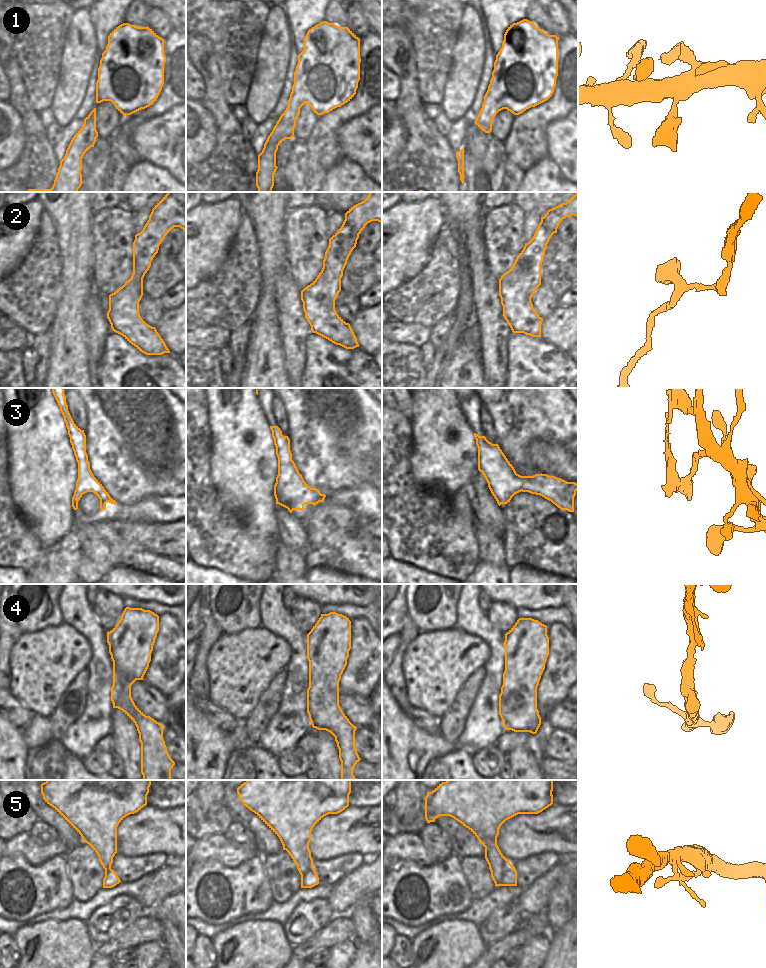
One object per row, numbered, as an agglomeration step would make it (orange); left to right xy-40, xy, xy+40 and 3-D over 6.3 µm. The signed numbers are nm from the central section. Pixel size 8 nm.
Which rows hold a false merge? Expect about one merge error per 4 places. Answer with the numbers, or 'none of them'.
3

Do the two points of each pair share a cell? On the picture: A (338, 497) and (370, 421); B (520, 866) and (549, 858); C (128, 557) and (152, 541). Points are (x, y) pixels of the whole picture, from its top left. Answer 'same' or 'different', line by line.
A: different
B: same
C: different

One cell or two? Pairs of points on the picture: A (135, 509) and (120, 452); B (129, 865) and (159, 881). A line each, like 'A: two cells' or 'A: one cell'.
A: two cells
B: two cells

